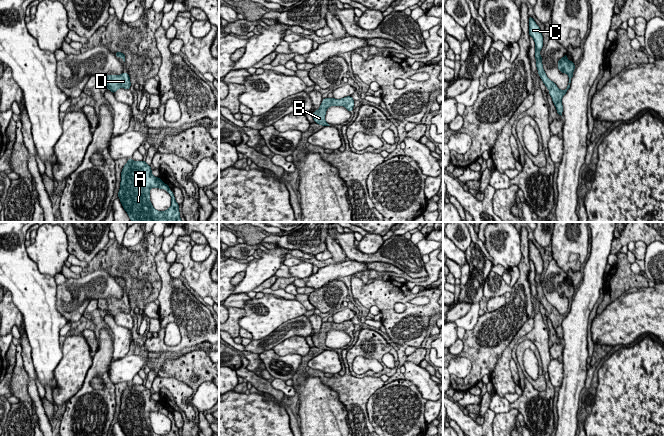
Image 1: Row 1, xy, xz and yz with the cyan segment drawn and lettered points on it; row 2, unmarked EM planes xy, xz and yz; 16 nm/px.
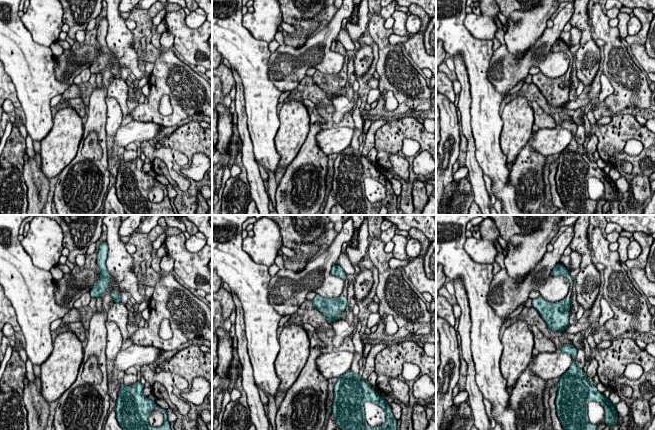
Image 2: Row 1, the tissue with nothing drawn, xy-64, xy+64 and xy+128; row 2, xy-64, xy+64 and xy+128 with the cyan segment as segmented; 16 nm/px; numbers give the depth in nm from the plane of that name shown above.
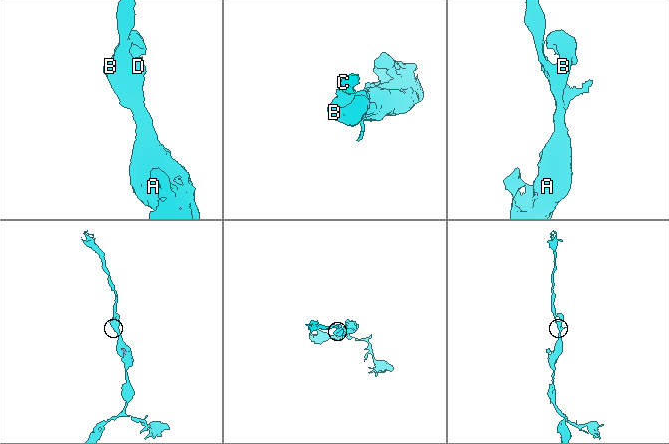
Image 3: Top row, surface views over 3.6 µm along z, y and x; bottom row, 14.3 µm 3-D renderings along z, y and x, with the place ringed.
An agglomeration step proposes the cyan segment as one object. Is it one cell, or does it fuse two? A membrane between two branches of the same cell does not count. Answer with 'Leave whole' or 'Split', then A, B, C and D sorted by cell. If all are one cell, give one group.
Leave whole. Groups: A B C D

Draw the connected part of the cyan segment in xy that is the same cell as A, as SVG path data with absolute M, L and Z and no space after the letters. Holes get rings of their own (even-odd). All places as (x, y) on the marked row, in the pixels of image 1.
M132 158L124 165L121 172L120 189L118 198L132 222L182 222L179 212L179 204L176 202L174 193L159 177L152 175L151 167L144 161L133 161ZM150 189L165 189L171 196L171 206L165 211L156 210L150 201Z

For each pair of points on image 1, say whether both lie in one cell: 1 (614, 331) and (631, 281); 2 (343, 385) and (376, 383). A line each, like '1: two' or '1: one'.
1: two
2: one

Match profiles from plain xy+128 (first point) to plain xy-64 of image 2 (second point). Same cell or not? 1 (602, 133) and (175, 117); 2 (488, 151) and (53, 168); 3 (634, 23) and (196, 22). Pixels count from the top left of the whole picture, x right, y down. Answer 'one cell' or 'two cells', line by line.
1: two cells
2: two cells
3: one cell

